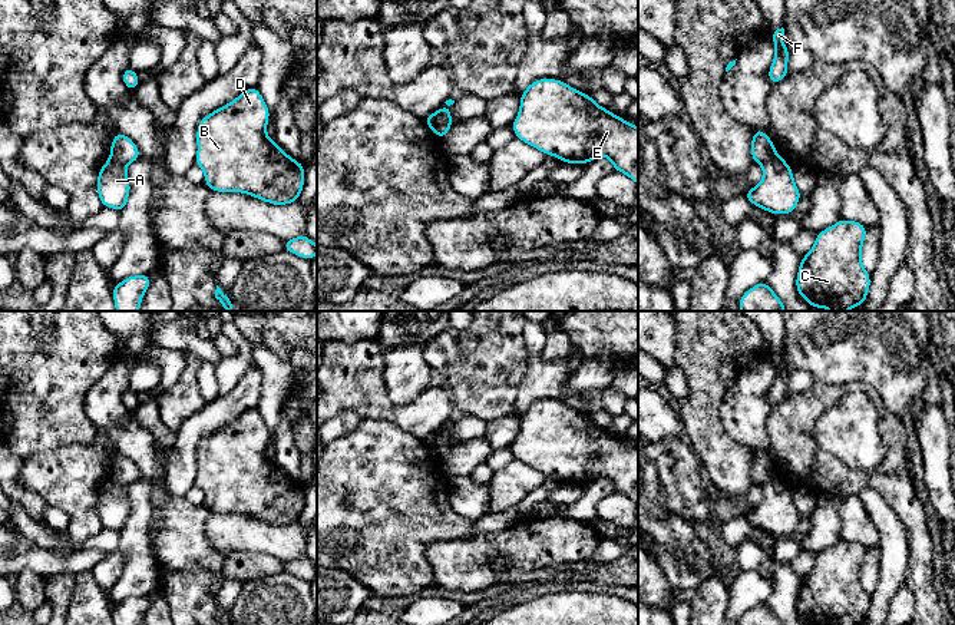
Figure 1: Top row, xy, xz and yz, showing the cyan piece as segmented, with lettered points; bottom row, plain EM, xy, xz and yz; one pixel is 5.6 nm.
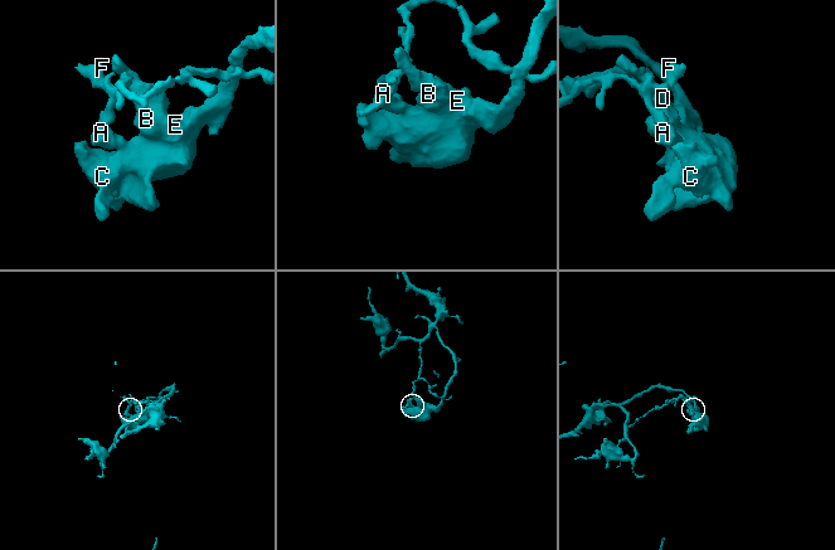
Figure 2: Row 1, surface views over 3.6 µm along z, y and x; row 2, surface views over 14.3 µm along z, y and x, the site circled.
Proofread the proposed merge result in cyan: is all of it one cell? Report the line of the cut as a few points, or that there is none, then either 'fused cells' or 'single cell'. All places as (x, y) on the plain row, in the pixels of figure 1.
cut xz (433, 435), (450, 443); fused cells

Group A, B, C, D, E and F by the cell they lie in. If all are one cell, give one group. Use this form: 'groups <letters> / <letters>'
groups A B C D E / F

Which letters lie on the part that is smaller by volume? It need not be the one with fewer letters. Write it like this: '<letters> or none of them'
F

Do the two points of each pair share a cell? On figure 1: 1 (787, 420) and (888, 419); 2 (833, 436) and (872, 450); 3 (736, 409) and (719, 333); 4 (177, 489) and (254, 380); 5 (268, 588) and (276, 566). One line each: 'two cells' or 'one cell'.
1: one cell
2: one cell
3: two cells
4: one cell
5: two cells

